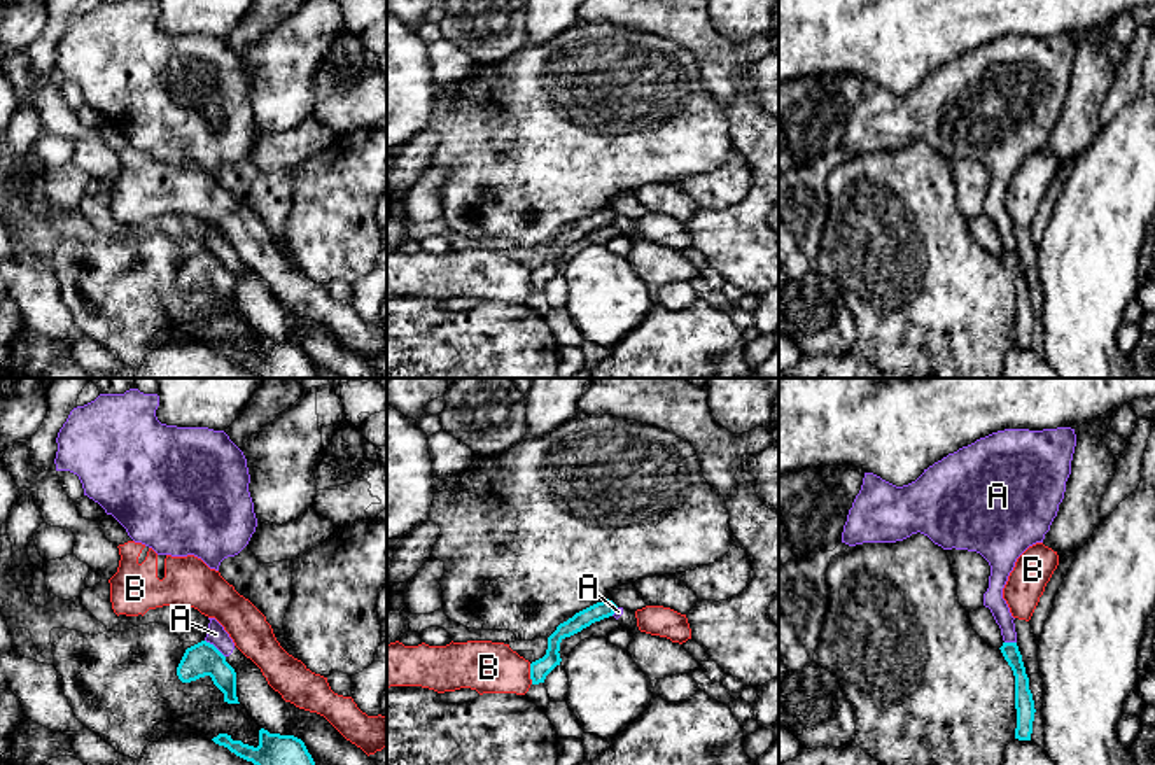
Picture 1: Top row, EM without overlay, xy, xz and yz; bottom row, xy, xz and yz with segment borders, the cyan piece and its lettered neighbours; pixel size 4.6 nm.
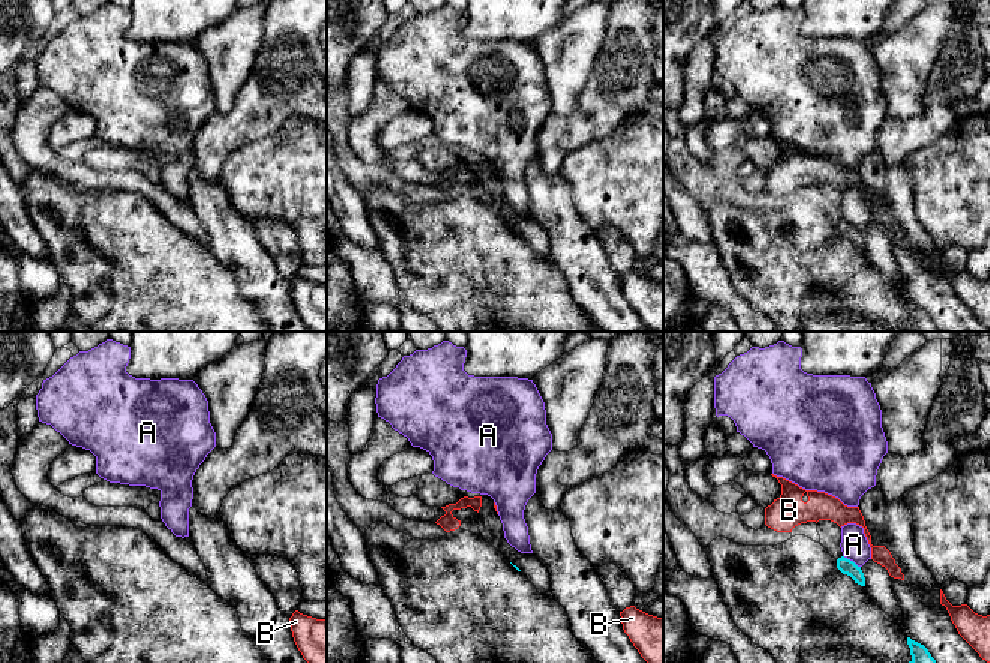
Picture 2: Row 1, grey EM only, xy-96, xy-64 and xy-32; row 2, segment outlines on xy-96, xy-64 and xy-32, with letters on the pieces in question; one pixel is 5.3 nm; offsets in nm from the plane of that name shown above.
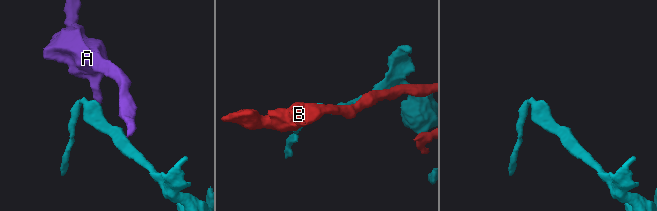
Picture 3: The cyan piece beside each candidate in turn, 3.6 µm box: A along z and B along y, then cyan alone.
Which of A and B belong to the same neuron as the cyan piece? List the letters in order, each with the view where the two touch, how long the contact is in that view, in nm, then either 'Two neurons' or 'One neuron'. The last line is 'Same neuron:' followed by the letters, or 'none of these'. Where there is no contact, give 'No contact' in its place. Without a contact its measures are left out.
A: Touches cyan in xy. Shared border 130 nm. Two neurons
B: Touches cyan in xz. Shared border 100 nm. Two neurons
Same neuron: none of these

